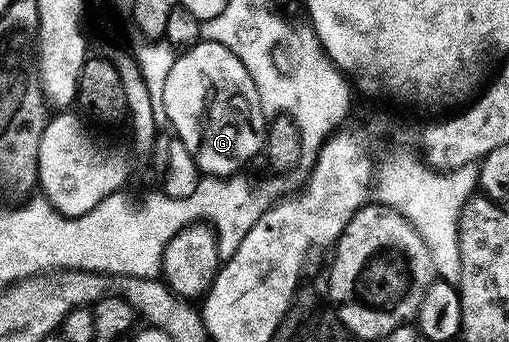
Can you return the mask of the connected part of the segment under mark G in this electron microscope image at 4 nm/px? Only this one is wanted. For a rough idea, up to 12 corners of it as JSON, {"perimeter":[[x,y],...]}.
{"perimeter":[[237,51],[168,70],[164,110],[199,173],[241,173],[268,119]]}

